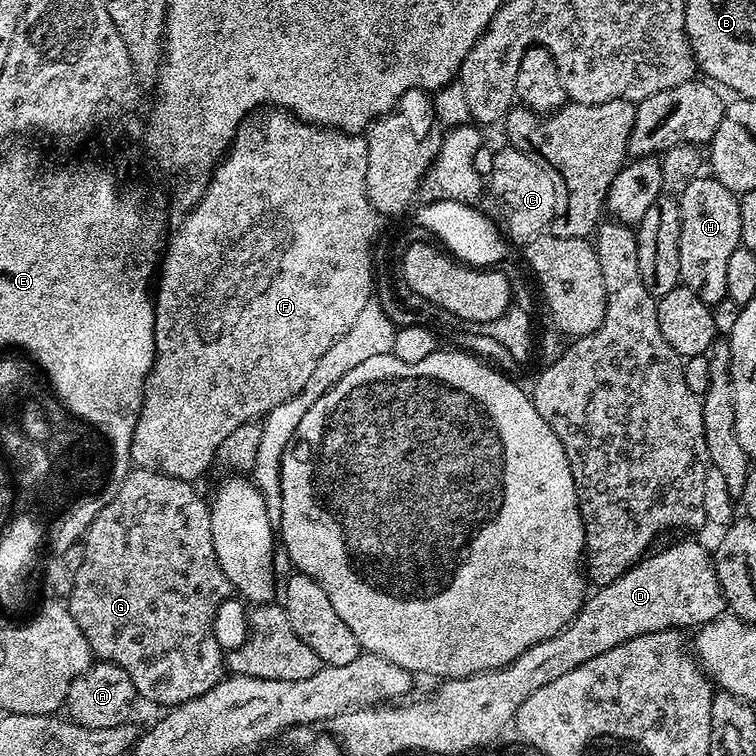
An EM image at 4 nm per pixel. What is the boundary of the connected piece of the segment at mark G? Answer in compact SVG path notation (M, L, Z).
M133 467L124 477L118 494L105 504L104 509L90 522L87 532L82 537L84 557L82 566L76 575L74 590L66 597L66 603L74 622L78 622L78 630L86 638L92 648L93 657L105 664L117 664L130 678L136 687L136 695L141 701L149 700L152 704L175 706L190 702L199 695L206 694L216 683L226 676L226 651L219 644L214 634L215 615L218 608L233 595L234 589L230 578L222 574L222 566L218 566L218 558L214 554L214 534L210 530L212 509L207 499L200 497L197 485L191 480L174 478L170 474L156 472L153 468Z

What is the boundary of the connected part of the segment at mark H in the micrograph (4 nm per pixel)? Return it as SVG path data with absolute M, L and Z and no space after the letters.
M701 174L678 193L680 202L680 237L678 238L678 266L680 284L689 288L709 306L728 299L726 269L730 254L740 243L740 202L732 192L711 174Z

